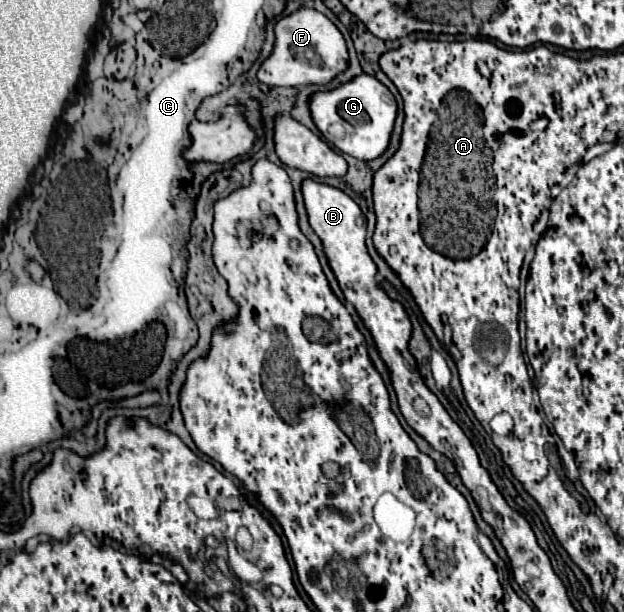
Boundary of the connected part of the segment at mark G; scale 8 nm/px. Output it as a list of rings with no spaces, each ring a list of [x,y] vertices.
[[[360,74],[334,90],[314,92],[308,104],[316,128],[338,150],[358,160],[374,160],[388,148],[390,132],[396,118],[396,100],[392,92],[374,76]]]

